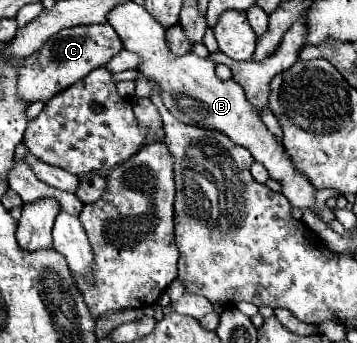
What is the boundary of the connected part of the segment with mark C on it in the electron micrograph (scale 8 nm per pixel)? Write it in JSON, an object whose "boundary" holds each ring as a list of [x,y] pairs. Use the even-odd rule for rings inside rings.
{"boundary":[[[108,22],[60,30],[56,36],[48,40],[46,46],[42,46],[42,50],[26,58],[24,64],[20,66],[18,94],[26,104],[36,100],[48,102],[54,94],[62,92],[62,88],[72,86],[76,80],[82,80],[86,74],[90,74],[94,68],[104,66],[120,50],[122,50],[122,40]]]}

